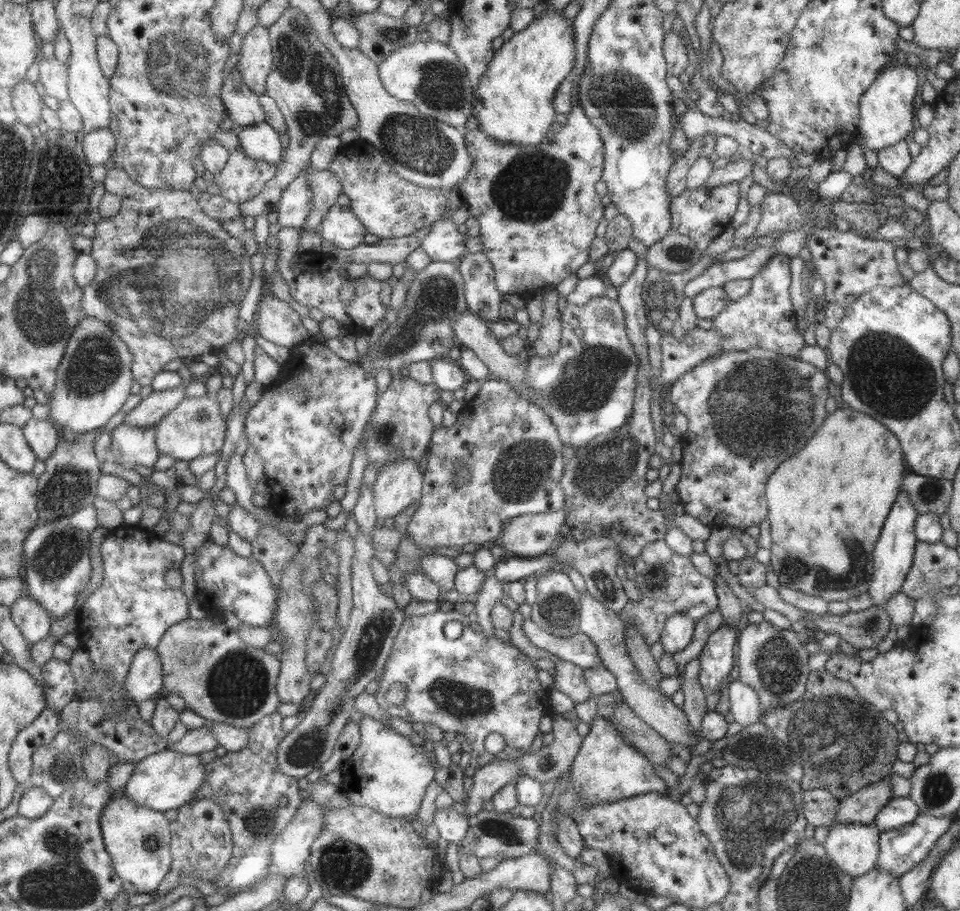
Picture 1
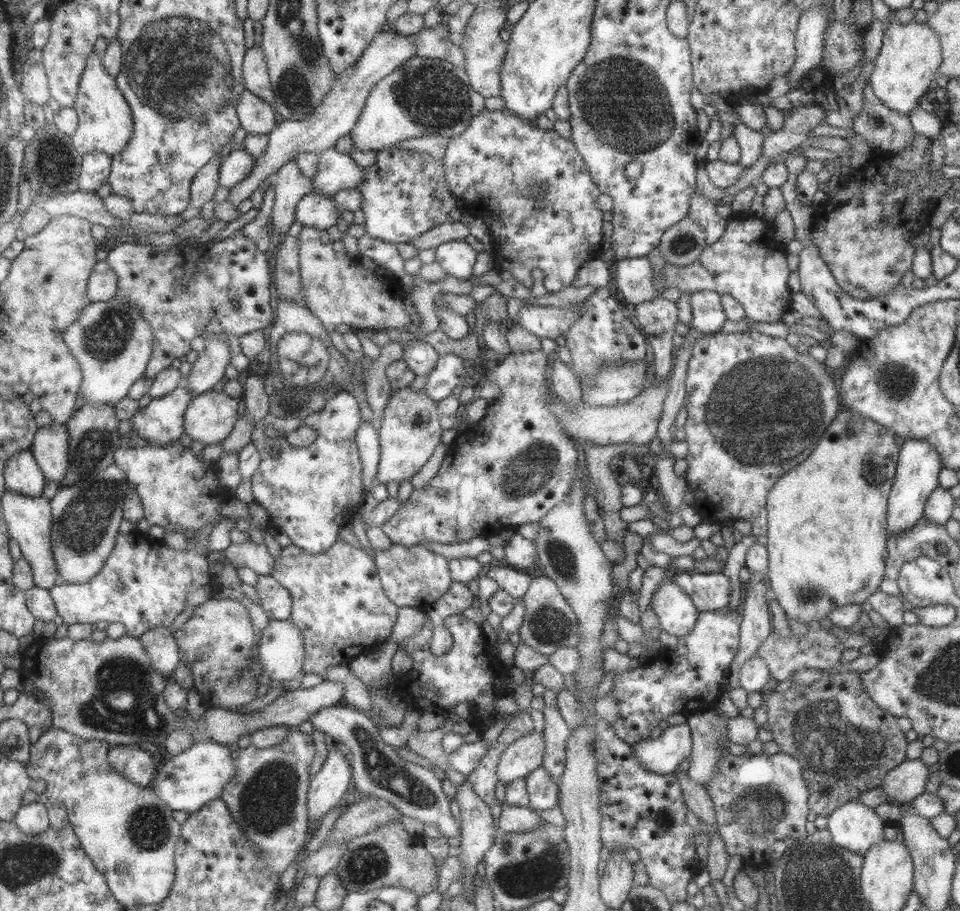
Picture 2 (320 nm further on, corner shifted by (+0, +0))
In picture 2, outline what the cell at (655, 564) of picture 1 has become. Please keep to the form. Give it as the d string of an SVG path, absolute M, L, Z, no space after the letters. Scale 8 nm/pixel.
M675 571L669 576L692 600L698 612L721 610L720 608L729 602L732 584L722 571L716 573Z

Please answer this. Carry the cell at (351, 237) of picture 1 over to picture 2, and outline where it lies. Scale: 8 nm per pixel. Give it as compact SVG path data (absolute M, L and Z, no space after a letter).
M317 193L303 195L296 204L294 220L303 227L325 230L335 225L337 209L333 201Z

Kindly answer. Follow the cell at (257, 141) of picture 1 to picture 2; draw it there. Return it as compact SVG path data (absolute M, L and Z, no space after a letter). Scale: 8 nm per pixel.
M244 146L233 148L221 165L220 186L230 189L236 187L253 170L255 160Z

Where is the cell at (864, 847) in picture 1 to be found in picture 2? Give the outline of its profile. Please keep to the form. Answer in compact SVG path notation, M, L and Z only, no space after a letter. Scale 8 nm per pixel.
M855 799L831 812L827 828L832 842L845 850L863 856L869 846L883 838L885 822L875 812Z

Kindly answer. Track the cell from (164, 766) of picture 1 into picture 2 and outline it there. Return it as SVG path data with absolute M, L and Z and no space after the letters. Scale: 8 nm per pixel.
M199 740L189 748L160 763L157 776L151 784L157 794L173 808L194 814L215 799L221 799L226 786L234 781L237 774L234 752L229 745L213 740Z

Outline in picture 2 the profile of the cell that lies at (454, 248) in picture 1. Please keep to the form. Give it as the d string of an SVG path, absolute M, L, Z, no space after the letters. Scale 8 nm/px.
M464 239L449 240L435 247L435 261L446 272L466 280L473 272L476 252Z

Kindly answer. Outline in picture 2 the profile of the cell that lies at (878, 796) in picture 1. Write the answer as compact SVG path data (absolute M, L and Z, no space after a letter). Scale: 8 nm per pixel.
M905 759L889 770L880 784L891 804L911 803L923 793L930 775L928 766L921 759Z

